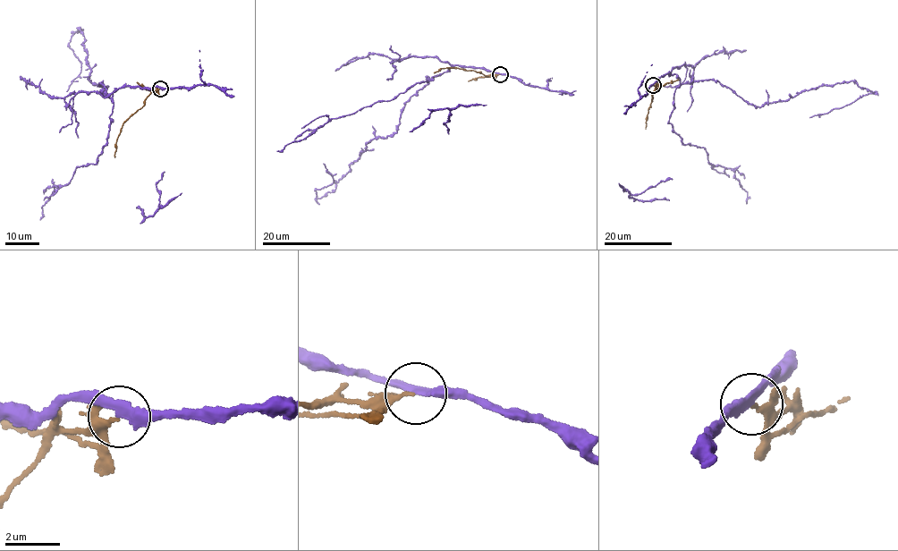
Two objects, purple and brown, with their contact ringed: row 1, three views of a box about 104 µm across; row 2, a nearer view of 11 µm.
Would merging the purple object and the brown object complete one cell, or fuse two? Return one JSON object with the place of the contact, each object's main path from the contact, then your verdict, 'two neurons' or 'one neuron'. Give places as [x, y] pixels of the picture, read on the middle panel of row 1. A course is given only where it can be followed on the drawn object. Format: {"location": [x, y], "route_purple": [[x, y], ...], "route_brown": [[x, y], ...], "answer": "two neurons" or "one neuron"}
{"location": [500, 74], "route_purple": [[500, 74], [455, 65], [427, 80], [397, 131], [367, 143], [316, 199], [334, 181], [323, 163]], "route_brown": [[500, 74], [487, 76], [453, 67], [441, 68], [434, 73]], "answer": "two neurons"}

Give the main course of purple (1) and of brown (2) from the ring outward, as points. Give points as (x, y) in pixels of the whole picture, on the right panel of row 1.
1: (653, 85), (669, 72), (681, 83), (714, 80), (758, 106), (851, 80), (875, 92), (809, 116)
2: (653, 85), (658, 88), (651, 96), (645, 129)

